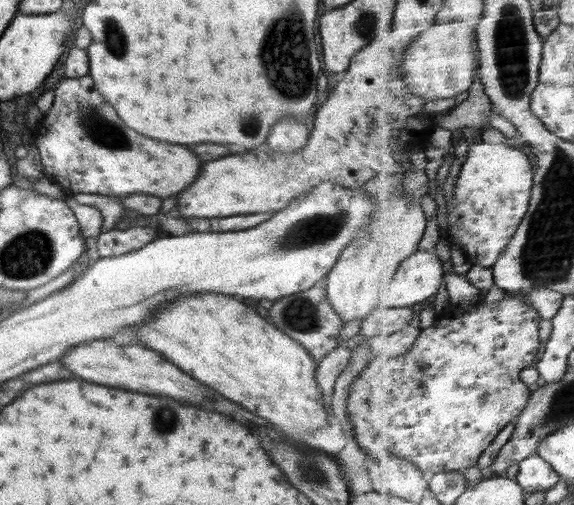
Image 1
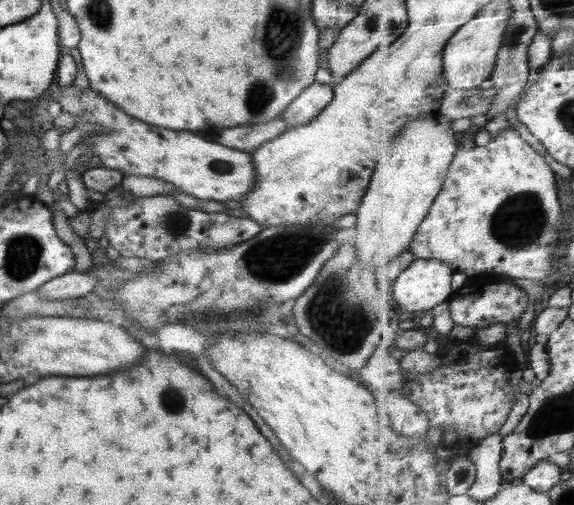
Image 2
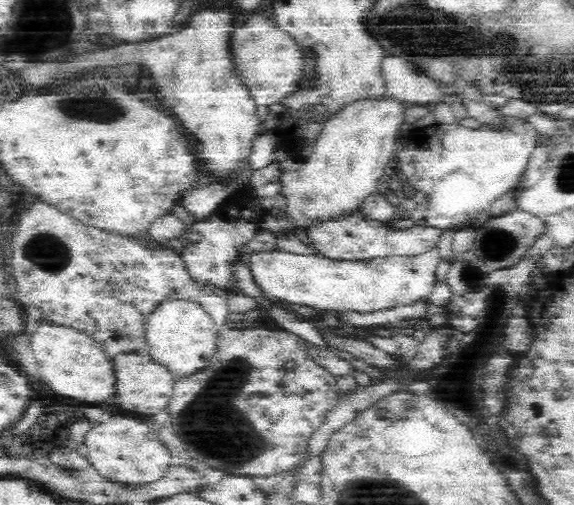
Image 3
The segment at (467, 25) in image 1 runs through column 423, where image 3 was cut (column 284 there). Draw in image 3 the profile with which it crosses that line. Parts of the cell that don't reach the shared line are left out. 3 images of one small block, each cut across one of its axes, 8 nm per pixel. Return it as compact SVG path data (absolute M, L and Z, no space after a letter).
M252 16L243 26L234 26L228 36L228 55L233 76L246 86L256 106L270 106L286 98L299 81L304 68L302 53L288 40L288 35L276 28L272 19Z

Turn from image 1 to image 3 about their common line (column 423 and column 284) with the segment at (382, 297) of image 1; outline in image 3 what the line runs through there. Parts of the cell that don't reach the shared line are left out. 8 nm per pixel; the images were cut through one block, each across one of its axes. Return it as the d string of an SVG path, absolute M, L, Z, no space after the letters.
M439 249L412 257L374 258L372 261L336 261L322 255L274 251L252 254L246 261L254 286L270 298L309 306L320 312L371 314L408 304L430 295L434 272L442 260Z

